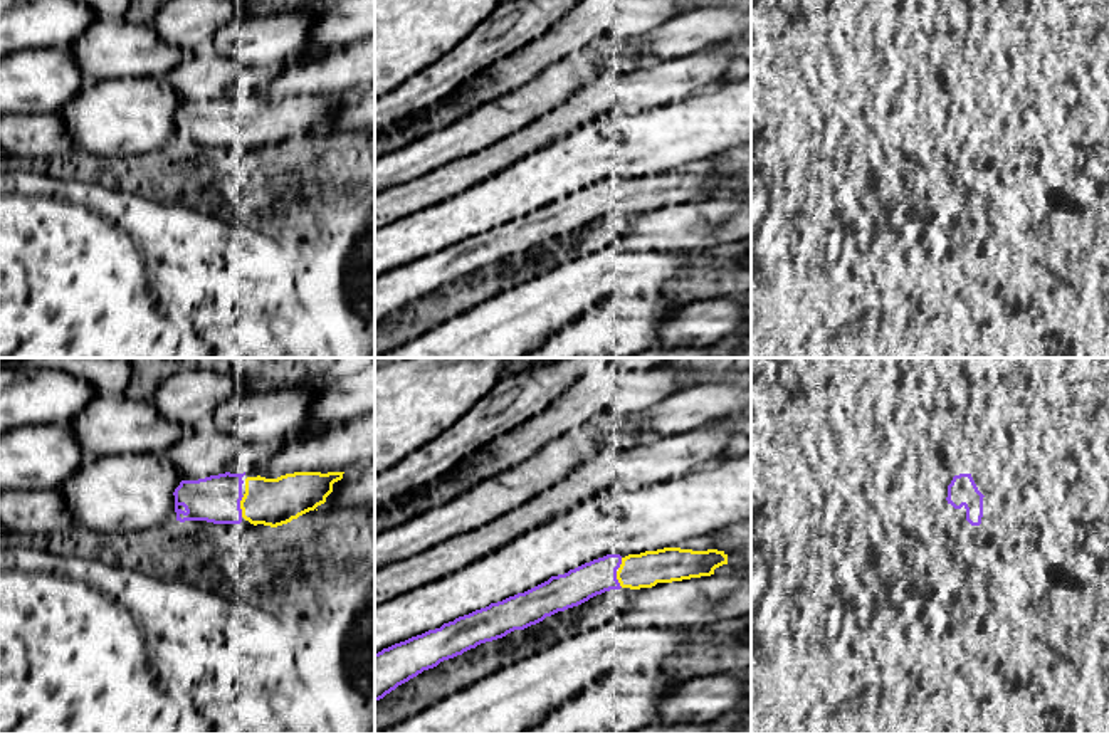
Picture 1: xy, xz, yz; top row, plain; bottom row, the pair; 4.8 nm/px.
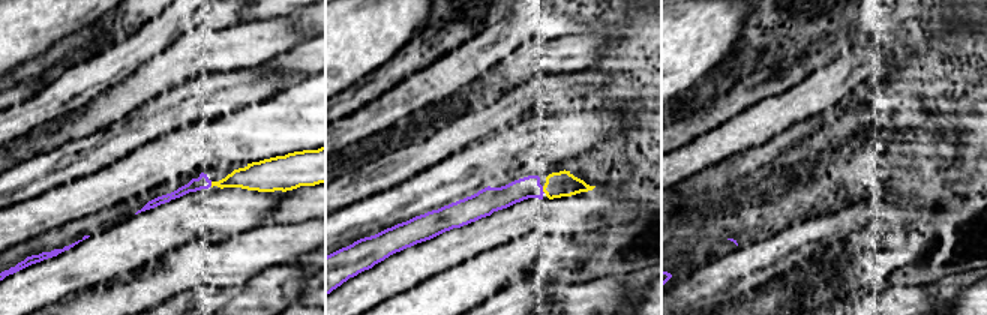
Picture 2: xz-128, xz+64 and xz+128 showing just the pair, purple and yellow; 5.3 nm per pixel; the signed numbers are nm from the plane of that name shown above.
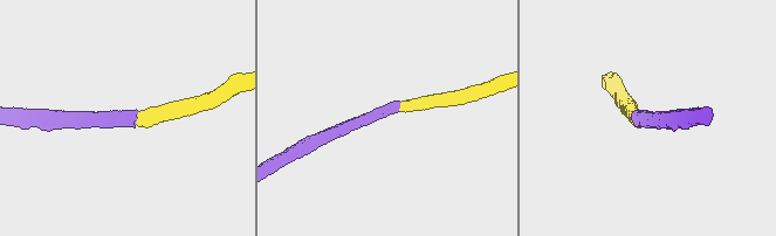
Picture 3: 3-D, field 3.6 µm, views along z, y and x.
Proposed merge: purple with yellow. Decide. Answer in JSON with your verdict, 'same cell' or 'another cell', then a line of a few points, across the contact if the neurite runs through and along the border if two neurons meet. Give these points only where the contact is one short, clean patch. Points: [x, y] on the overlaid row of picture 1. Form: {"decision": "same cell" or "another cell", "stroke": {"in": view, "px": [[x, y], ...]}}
{"decision": "same cell", "stroke": {"in": "xy", "px": [[215, 499], [227, 506], [239, 506], [273, 503]]}}

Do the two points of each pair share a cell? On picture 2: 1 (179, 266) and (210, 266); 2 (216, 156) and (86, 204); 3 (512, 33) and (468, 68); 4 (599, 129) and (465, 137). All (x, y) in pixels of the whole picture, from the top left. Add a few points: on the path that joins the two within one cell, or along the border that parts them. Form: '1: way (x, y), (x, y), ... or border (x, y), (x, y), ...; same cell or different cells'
1: way (186, 266), (203, 266); same cell
2: way (183, 156), (164, 158), (119, 182); same cell
3: way (501, 41), (489, 47), (479, 57); same cell
4: border (485, 137), (453, 153); different cells

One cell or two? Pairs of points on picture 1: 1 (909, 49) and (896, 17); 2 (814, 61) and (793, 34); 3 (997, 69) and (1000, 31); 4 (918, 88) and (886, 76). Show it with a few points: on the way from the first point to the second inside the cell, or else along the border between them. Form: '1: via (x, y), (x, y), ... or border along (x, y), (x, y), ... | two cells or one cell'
1: border along (906, 31), (889, 44) | two cells
2: via (807, 54), (798, 41) | one cell
3: border along (995, 47), (1007, 52) | two cells
4: border along (908, 73), (894, 101), (881, 116) | two cells

